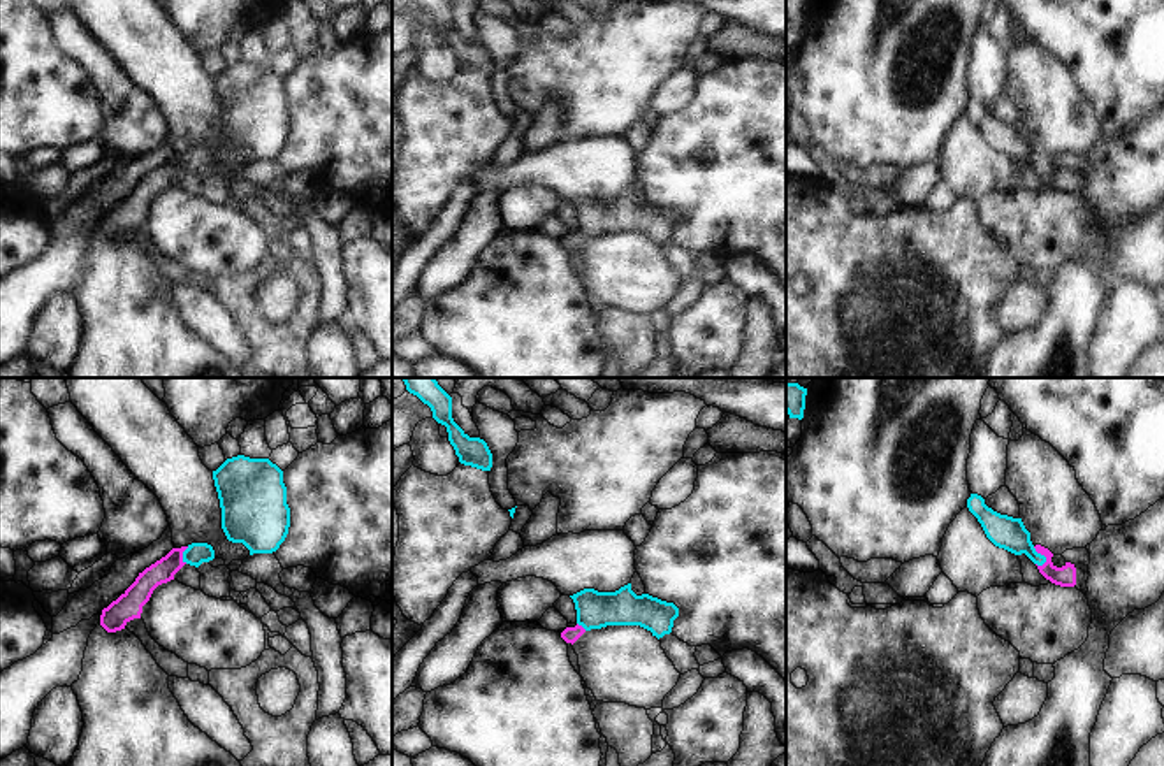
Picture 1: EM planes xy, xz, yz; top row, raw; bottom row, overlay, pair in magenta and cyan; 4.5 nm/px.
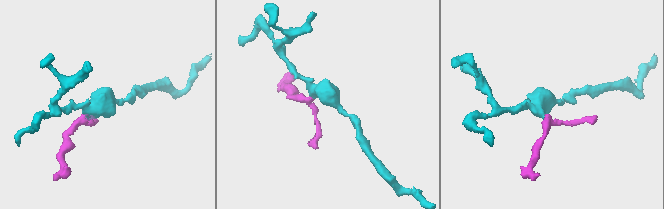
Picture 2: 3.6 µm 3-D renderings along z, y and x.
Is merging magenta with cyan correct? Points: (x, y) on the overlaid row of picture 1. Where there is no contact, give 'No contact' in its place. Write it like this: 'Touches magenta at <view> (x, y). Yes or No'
Touches magenta at yz (1043, 554). Yes.

